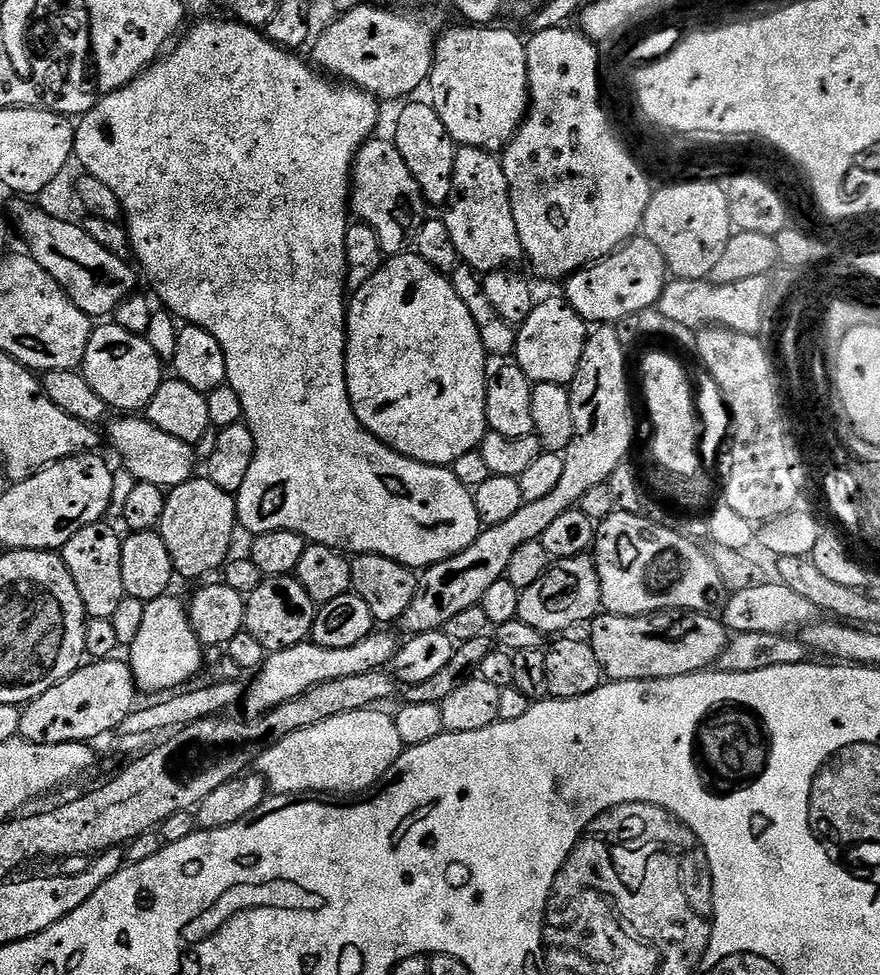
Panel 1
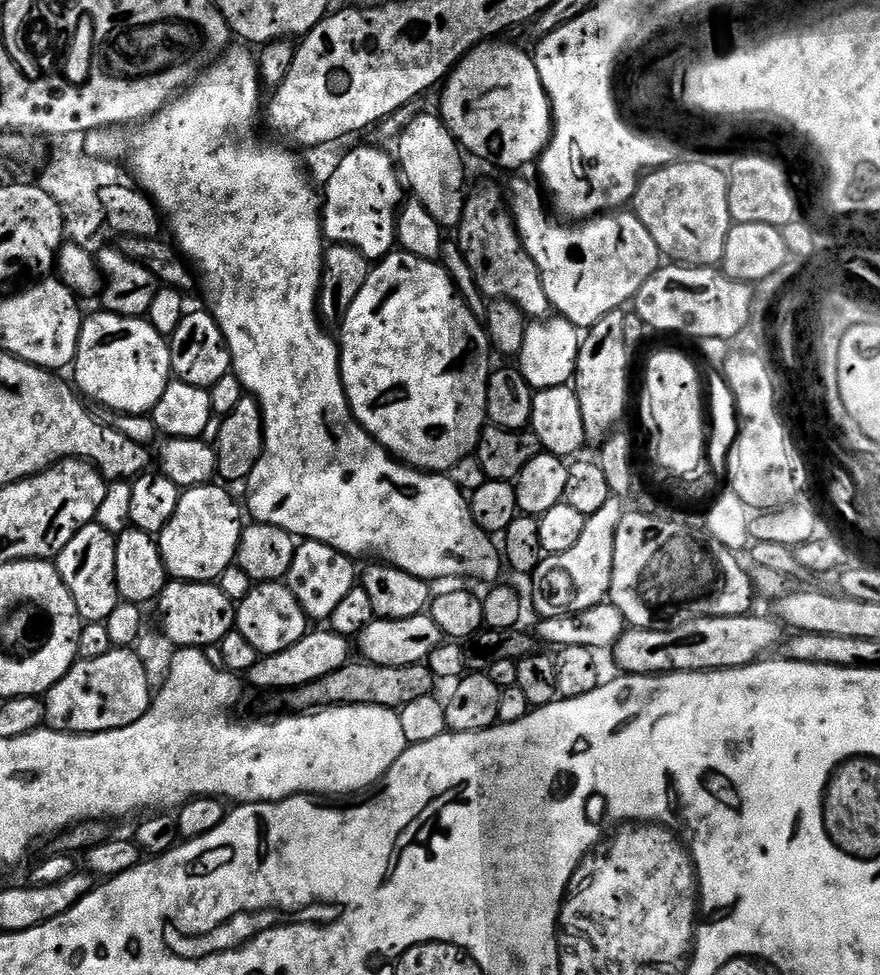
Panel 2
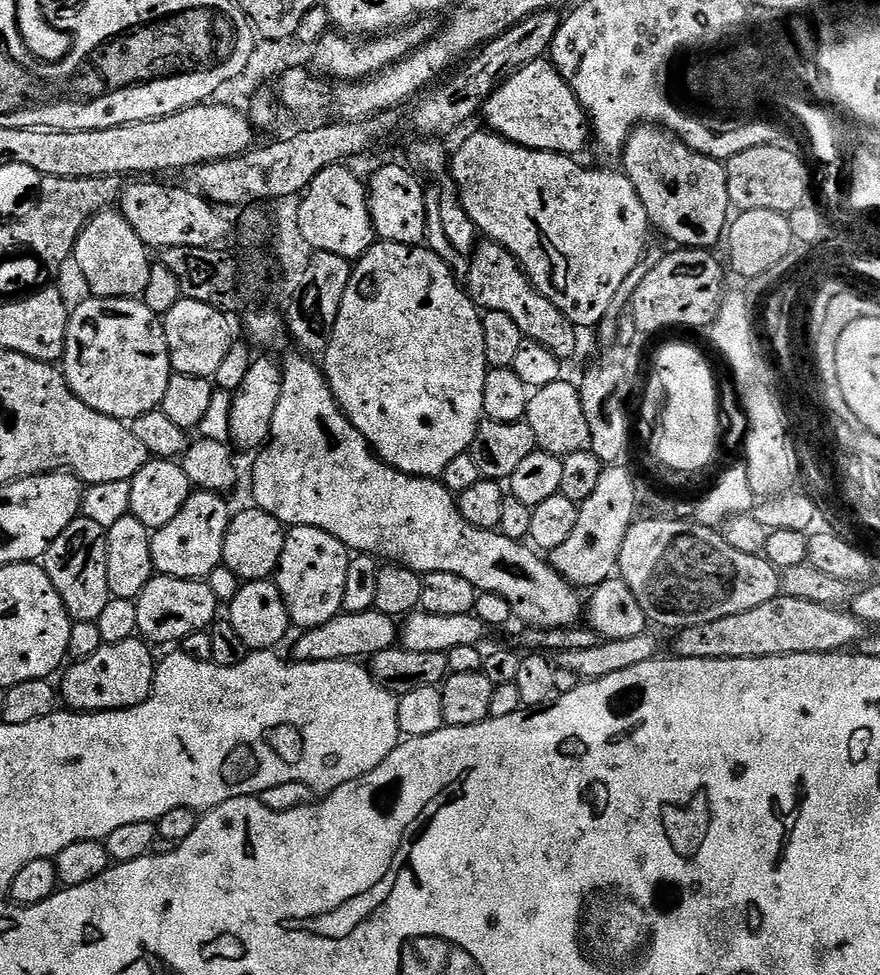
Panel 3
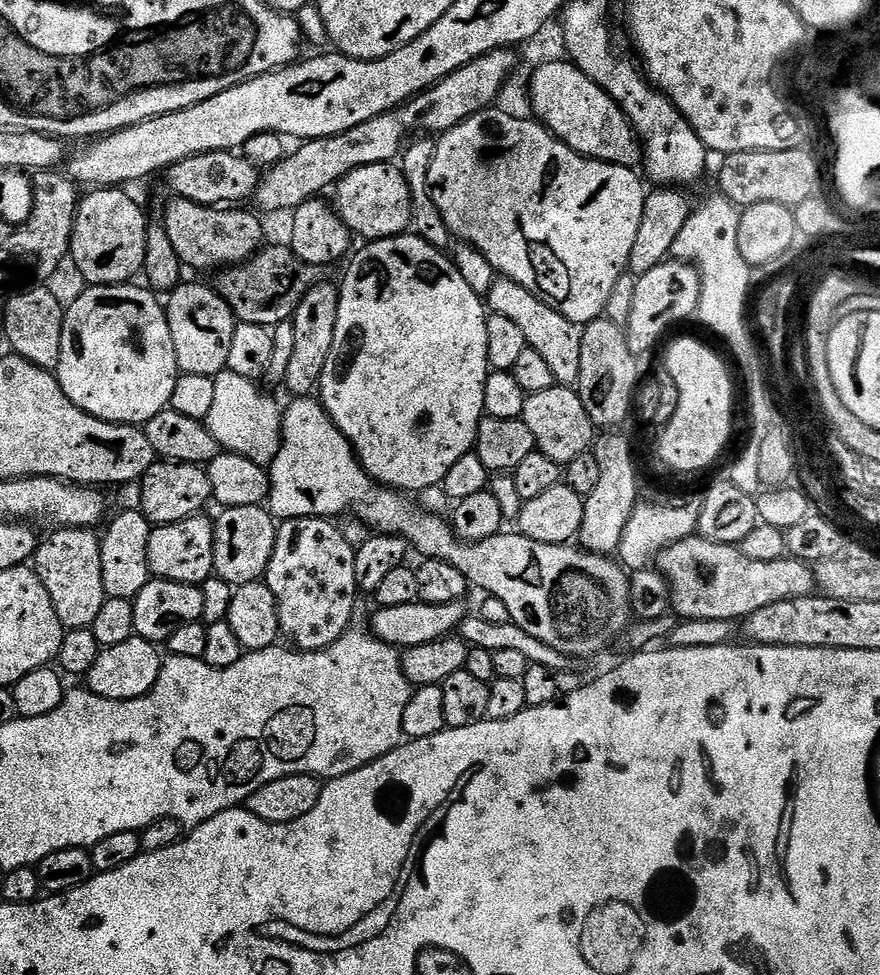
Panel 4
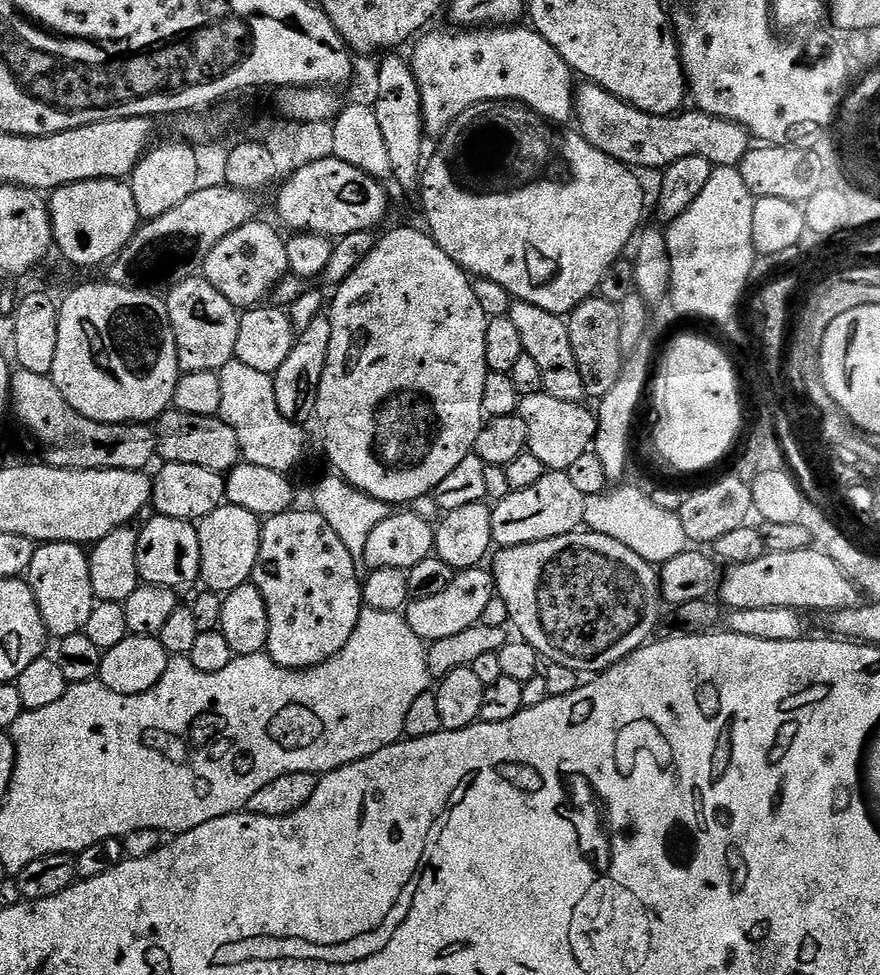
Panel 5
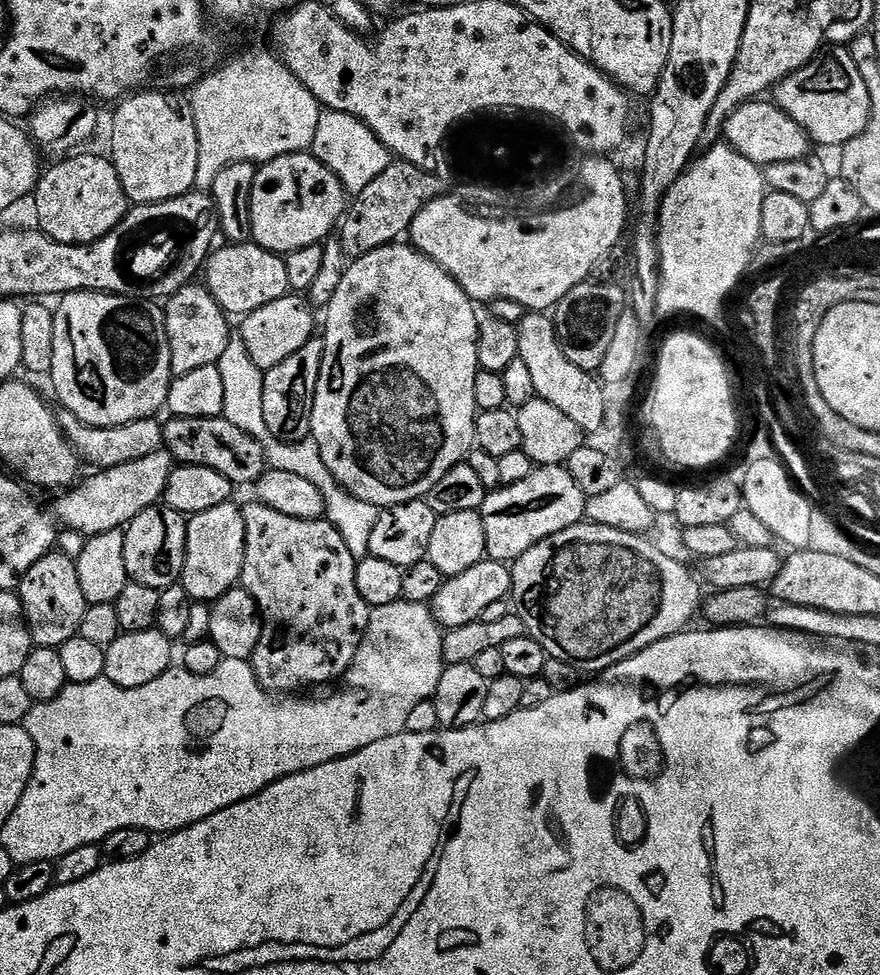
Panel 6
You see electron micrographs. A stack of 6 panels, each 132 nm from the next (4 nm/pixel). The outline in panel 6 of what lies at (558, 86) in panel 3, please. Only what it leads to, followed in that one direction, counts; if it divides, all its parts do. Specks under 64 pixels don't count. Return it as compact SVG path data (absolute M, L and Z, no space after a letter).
M757 98L748 104L738 106L738 110L734 110L734 114L730 114L730 118L725 123L723 139L738 154L742 154L742 158L750 158L750 162L761 166L774 162L803 160L810 152L810 141L807 134L788 114L768 98Z

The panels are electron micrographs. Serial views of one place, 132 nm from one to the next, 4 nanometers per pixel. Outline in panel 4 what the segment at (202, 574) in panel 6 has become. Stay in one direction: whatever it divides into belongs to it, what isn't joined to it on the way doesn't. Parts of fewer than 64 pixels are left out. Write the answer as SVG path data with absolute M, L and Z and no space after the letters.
M234 506L223 509L220 517L214 520L214 562L215 575L233 586L249 584L255 580L265 579L270 558L274 554L277 521L267 507Z

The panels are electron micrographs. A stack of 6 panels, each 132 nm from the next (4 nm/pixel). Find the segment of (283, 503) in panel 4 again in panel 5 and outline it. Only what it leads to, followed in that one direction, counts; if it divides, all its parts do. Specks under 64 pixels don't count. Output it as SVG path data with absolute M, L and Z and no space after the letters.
M577 530L517 548L500 548L491 557L490 571L496 579L499 599L506 602L509 621L516 623L520 631L519 639L534 646L545 661L570 666L570 670L599 674L614 667L653 639L662 617L657 565L638 558L630 546L622 546L622 542L606 538L606 534Z

